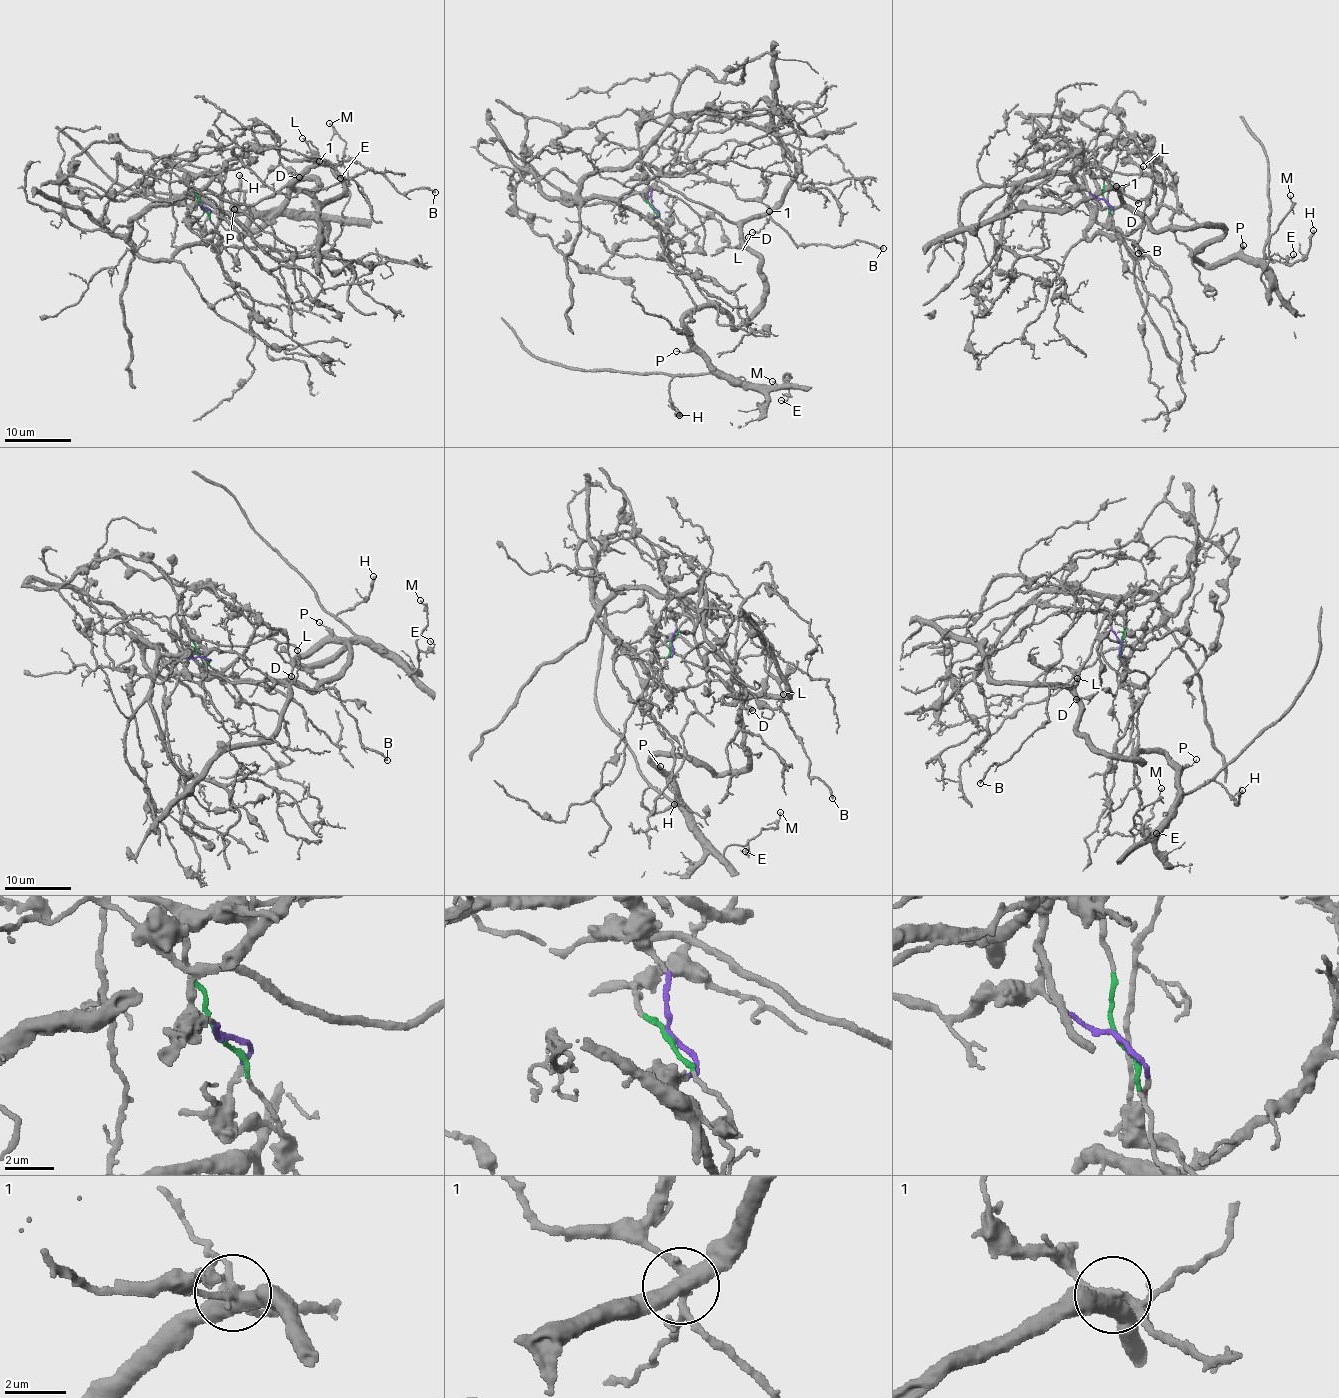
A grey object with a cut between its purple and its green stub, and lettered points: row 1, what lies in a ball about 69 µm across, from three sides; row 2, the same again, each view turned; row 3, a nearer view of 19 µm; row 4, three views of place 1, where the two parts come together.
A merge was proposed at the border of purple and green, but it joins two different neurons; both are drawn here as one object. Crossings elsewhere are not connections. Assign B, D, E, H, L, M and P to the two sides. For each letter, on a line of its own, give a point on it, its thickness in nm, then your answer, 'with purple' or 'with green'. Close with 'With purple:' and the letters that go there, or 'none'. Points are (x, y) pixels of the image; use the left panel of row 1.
B: at (435, 192); 240 nm thick; with green
D: at (299, 177); 140 nm thick; with green
E: at (340, 178); 110 nm thick; with purple
H: at (239, 175); 320 nm thick; with purple
L: at (302, 138); 180 nm thick; with green
M: at (329, 123); 130 nm thick; with purple
P: at (234, 209); 90 nm thick; with purple
With purple: E, H, M, P

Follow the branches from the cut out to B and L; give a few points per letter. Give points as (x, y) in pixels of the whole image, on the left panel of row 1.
B: (202, 207), (193, 180), (265, 147), (289, 160), (324, 165), (359, 161), (382, 173), (400, 193), (435, 192)
L: (202, 207), (193, 180), (217, 173), (244, 151), (271, 147), (289, 160), (319, 161), (302, 138)

